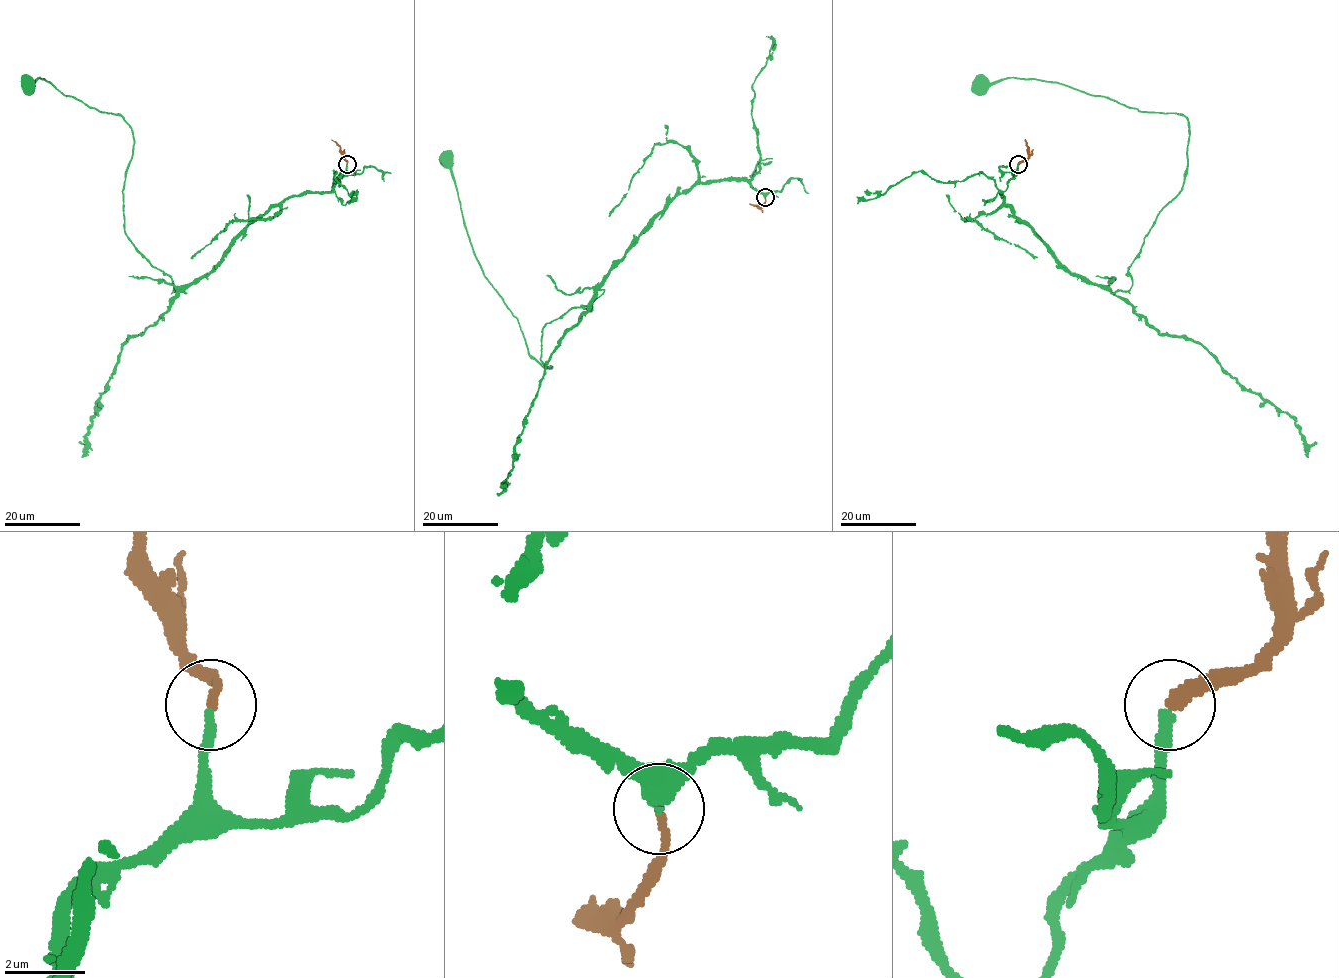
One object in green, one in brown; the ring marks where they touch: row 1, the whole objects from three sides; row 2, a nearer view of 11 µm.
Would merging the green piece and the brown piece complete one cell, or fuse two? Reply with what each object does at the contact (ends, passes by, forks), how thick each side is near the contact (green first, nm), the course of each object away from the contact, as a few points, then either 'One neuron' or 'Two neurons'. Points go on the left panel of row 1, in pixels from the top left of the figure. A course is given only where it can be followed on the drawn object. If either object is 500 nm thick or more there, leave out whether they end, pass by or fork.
At the ring green ends. At the ring brown ends. Thickness 220 nm (green) against 200 nm. Course of green: (346, 164), (333, 188), (274, 204), (186, 293), (173, 290), (125, 232), (132, 128), (45, 79), (26, 87). Course of brown: (346, 164), (341, 148), (331, 139). One neuron

